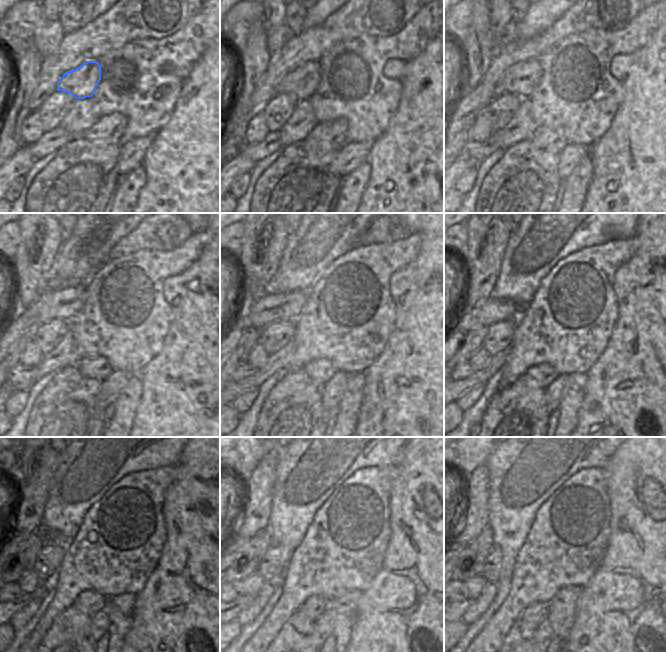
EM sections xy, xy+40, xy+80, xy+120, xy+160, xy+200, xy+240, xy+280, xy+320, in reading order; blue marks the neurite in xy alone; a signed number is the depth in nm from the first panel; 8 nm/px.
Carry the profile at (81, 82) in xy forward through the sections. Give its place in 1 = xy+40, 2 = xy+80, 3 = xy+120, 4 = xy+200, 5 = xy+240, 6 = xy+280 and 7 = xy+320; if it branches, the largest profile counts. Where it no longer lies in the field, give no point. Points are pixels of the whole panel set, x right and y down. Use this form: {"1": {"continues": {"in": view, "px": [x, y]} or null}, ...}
{"1": {"continues": {"in": "xy+40", "px": [302, 82]}}, "2": {"continues": {"in": "xy+80", "px": [520, 79]}}, "3": {"continues": {"in": "xy+120", "px": [65, 304]}}, "4": {"continues": {"in": "xy+200", "px": [482, 315]}}, "5": {"continues": {"in": "xy+240", "px": [33, 541]}}, "6": {"continues": {"in": "xy+280", "px": [258, 544]}}, "7": {"continues": {"in": "xy+320", "px": [483, 543]}}}

